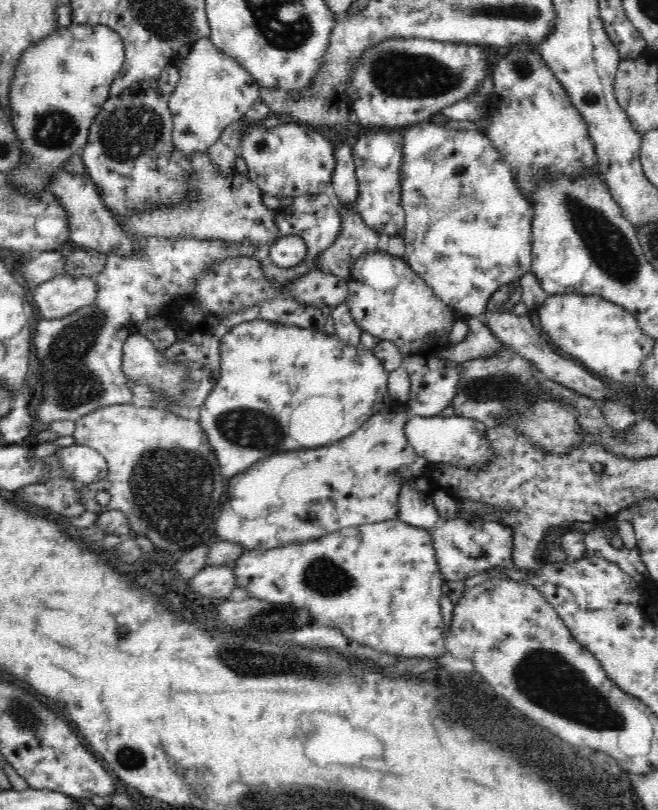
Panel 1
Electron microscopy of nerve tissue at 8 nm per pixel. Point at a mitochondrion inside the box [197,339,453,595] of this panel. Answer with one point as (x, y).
(249, 428)

